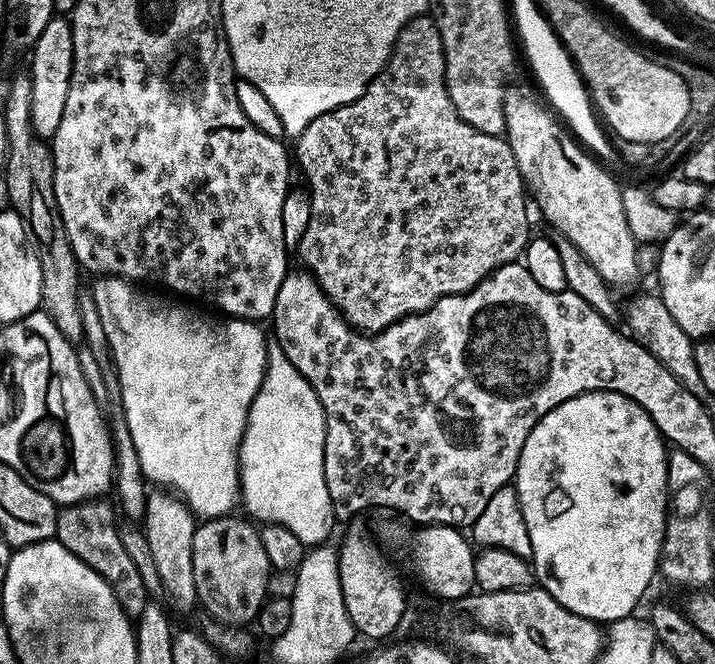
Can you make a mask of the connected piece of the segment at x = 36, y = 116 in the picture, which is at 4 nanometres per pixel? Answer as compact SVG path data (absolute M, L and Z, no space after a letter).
M53 15L52 20L46 22L46 30L42 30L38 42L30 49L31 56L30 122L44 140L51 141L58 130L58 122L62 122L62 109L66 106L74 66L74 34L71 23L63 15Z

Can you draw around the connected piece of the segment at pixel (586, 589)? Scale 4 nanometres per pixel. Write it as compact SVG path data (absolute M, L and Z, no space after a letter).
M583 392L547 412L530 430L516 467L514 487L530 534L535 579L566 610L604 626L637 611L660 562L670 499L668 453L650 414L617 392Z

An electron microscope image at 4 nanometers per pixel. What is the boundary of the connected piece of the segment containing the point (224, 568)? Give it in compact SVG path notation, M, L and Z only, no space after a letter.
M236 514L205 519L194 530L194 590L199 607L209 612L213 621L229 626L248 626L255 621L268 596L268 573L273 571L262 546L259 527L251 519L239 520Z

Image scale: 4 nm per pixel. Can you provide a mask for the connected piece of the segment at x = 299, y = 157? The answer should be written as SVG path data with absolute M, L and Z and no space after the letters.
M425 14L423 16L416 16L410 22L406 22L406 26L402 26L402 30L394 42L392 53L388 55L388 61L385 62L384 69L366 86L364 93L358 98L354 98L354 102L346 102L342 106L338 106L326 114L318 114L318 118L314 118L314 122L310 122L310 126L306 126L306 130L302 130L302 134L295 137L294 144L296 144L296 152L294 148L295 163L296 160L300 163L300 168L304 171L305 178L308 179L306 188L310 193L308 201L310 202L310 210L312 211L310 214L310 222L306 222L306 230L302 234L302 238L298 245L300 260L304 263L301 265L316 277L318 286L328 296L328 301L340 311L340 315L358 332L363 332L365 334L381 332L381 330L390 327L391 324L398 322L404 316L412 316L416 312L424 312L438 298L468 292L474 285L487 280L494 269L500 268L504 264L511 264L519 261L524 255L524 249L527 248L530 239L530 233L528 233L528 204L530 208L530 200L526 195L524 179L518 170L518 162L514 162L514 150L510 150L510 146L504 136L491 136L490 134L482 134L478 130L474 130L474 126L467 124L454 110L454 102L450 102L450 94L446 90L446 54L442 50L442 34L438 34L438 26L431 15Z

